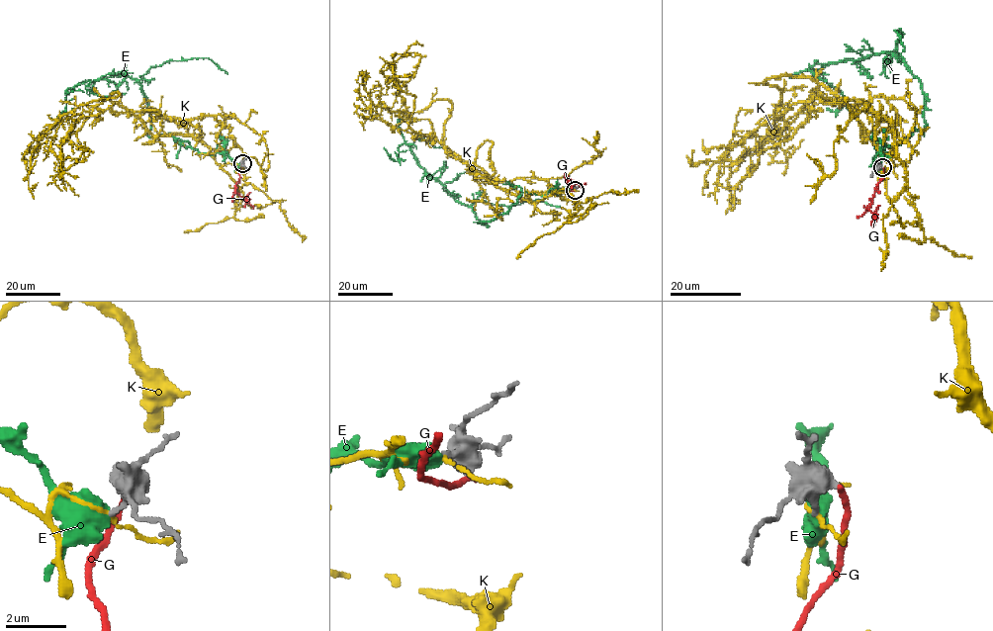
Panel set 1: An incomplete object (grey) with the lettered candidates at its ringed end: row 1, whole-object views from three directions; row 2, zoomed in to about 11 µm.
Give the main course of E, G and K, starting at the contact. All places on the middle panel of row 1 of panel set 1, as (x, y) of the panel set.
E: (573, 188), (544, 196), (523, 192), (506, 213), (483, 224), (406, 143), (396, 160), (383, 147)
G: (575, 190), (571, 190), (568, 181), (585, 182)
K: (573, 188), (532, 203), (496, 188), (436, 140), (385, 122), (361, 72), (365, 80), (370, 77)

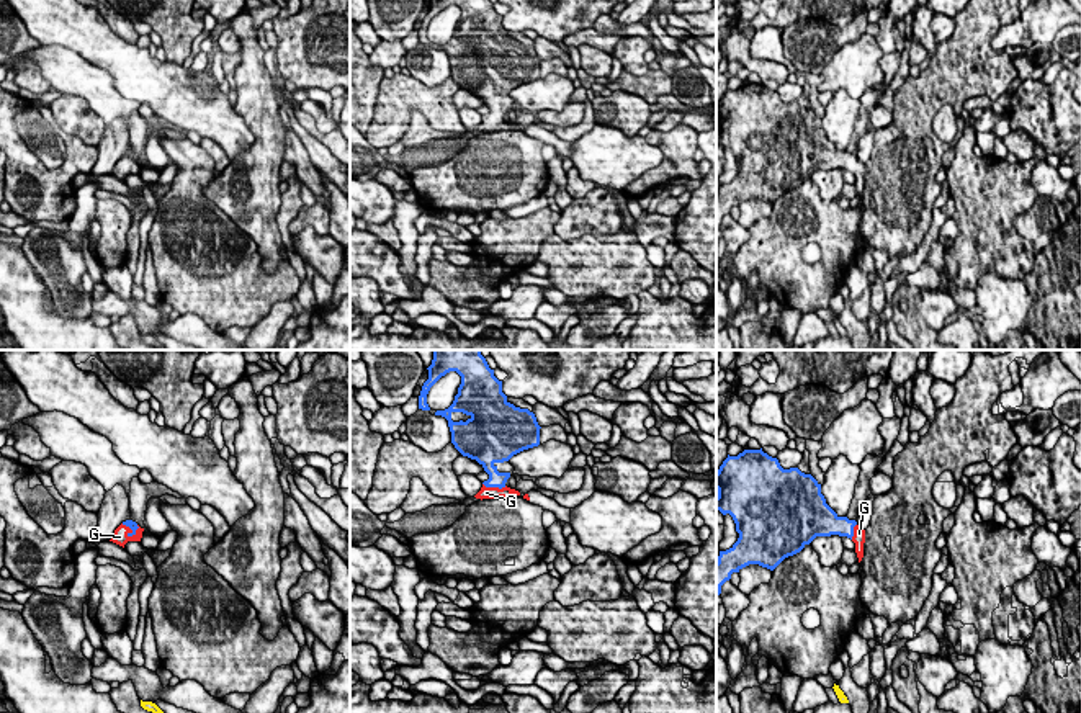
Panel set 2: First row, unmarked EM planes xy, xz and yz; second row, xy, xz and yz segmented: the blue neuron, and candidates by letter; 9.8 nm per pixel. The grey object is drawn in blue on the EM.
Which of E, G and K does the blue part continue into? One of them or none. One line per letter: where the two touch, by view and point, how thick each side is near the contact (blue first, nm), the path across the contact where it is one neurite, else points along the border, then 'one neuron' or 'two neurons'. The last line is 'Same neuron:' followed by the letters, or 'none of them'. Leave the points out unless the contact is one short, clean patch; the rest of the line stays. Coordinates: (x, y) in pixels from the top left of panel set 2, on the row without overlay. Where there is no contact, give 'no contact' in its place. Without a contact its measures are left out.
E: no contact; two neurons
G: contact xz (494, 120); calibres 160 and 130 nm; way xz (496, 113), (494, 120), (486, 126); one neuron
K: no contact; two neurons
Same neuron: G

